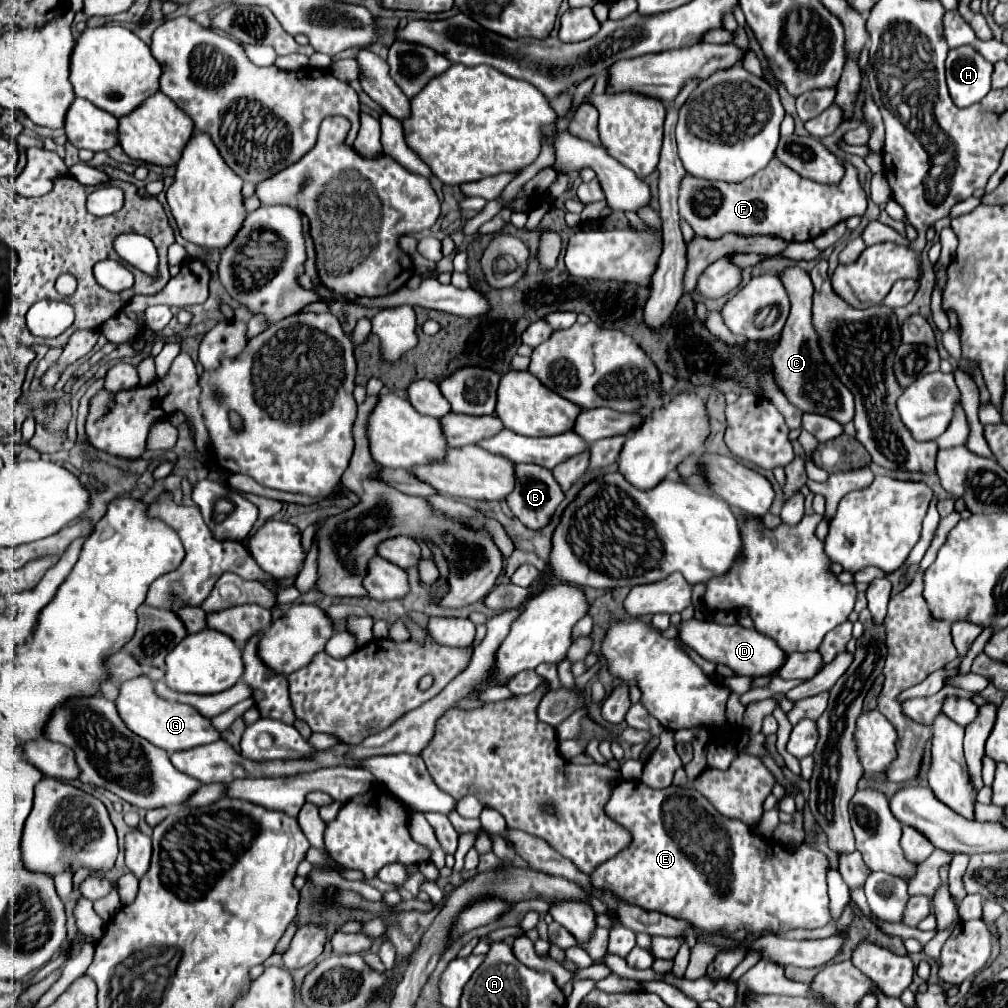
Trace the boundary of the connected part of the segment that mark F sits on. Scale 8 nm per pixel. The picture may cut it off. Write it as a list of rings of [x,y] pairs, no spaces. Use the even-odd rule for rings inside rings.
[[[773,158],[767,168],[739,184],[685,176],[679,190],[681,218],[697,236],[707,238],[721,238],[725,232],[735,232],[769,234],[783,238],[785,242],[805,242],[815,240],[819,234],[851,216],[863,216],[865,210],[867,196],[859,184],[857,170],[851,164],[845,164],[843,180],[833,186],[807,180]]]

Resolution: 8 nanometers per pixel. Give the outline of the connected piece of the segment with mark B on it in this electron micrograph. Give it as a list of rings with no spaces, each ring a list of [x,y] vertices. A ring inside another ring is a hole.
[[[517,464],[515,478],[517,486],[507,498],[511,512],[531,530],[545,528],[565,498],[551,470],[537,464]]]

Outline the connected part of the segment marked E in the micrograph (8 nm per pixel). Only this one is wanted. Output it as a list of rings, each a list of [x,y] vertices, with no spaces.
[[[619,782],[613,790],[605,812],[631,830],[631,844],[613,860],[603,862],[593,874],[595,888],[611,890],[617,898],[645,910],[657,910],[673,918],[685,918],[695,928],[705,932],[717,930],[793,930],[793,928],[823,928],[831,922],[829,896],[827,896],[827,872],[831,868],[829,858],[805,844],[799,850],[785,850],[777,840],[765,840],[755,836],[749,826],[737,820],[721,816],[705,796],[695,788],[669,786],[653,790],[641,782]]]

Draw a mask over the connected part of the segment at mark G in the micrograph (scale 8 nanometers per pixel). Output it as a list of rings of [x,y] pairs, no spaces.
[[[147,676],[127,680],[119,686],[117,710],[119,710],[119,716],[123,718],[125,726],[131,732],[139,734],[141,738],[151,742],[153,746],[167,750],[169,754],[173,754],[177,750],[187,750],[187,748],[211,744],[211,742],[217,742],[221,738],[221,734],[213,728],[211,720],[205,718],[201,712],[197,712],[193,706],[177,704],[177,702],[169,702],[169,700],[159,698],[155,694],[153,682]]]

